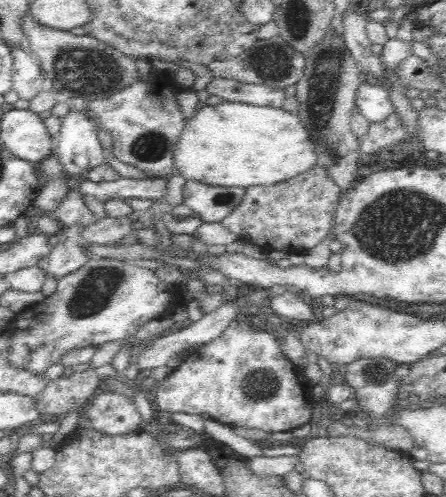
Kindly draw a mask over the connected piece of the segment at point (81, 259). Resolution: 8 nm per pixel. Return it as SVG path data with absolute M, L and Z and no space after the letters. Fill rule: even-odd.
M80 225L61 227L59 244L51 247L48 252L47 274L54 278L61 278L79 271L87 263L87 256L80 249L80 234L83 228Z

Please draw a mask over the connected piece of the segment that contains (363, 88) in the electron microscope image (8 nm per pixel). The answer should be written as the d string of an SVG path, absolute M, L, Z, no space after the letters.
M363 77L356 88L354 106L369 123L378 122L392 114L393 104L385 86Z

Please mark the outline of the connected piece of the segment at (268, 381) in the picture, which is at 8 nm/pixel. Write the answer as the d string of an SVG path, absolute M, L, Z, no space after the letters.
M247 317L236 318L228 324L223 334L208 344L196 347L173 371L157 382L150 396L158 418L171 414L208 414L220 424L242 426L266 433L291 432L309 424L316 398L312 395L313 383L279 348L275 331L252 326Z

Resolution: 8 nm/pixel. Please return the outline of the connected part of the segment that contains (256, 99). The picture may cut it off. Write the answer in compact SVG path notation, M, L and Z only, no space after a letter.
M213 77L206 88L212 101L232 101L261 107L280 108L286 98L282 88L264 84L244 84L228 77Z

